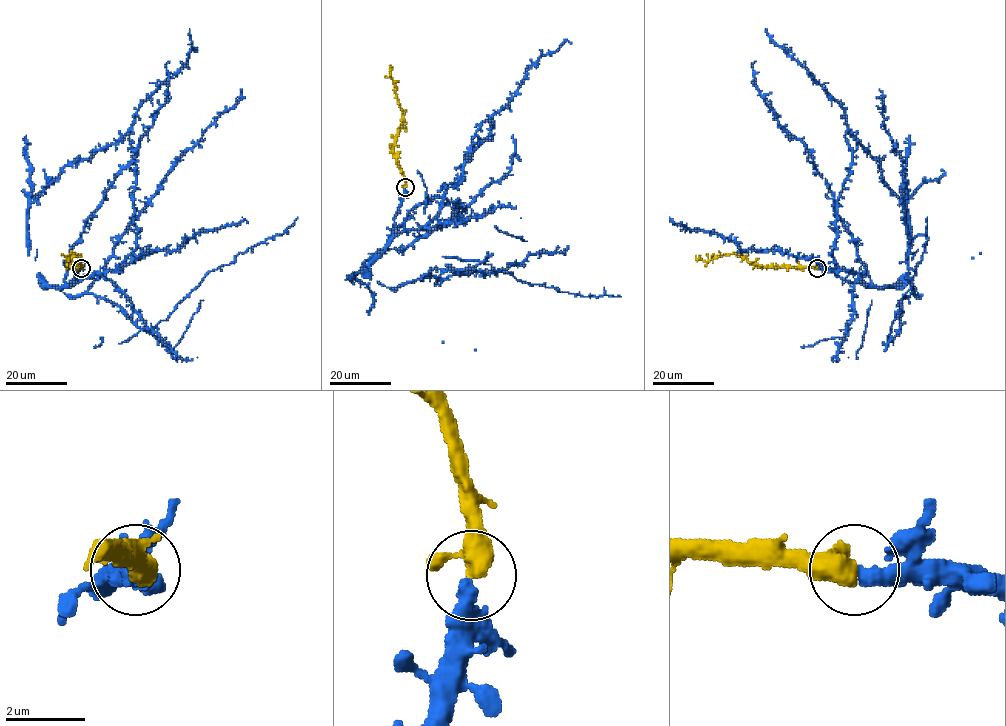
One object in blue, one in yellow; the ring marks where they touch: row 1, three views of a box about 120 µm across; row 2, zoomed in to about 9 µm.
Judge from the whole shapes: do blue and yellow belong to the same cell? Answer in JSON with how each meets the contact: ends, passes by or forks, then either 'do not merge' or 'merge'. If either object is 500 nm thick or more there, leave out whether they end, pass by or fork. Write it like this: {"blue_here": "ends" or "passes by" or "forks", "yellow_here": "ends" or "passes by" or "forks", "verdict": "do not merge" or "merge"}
{"blue_here": "ends", "yellow_here": "passes by", "verdict": "merge"}

